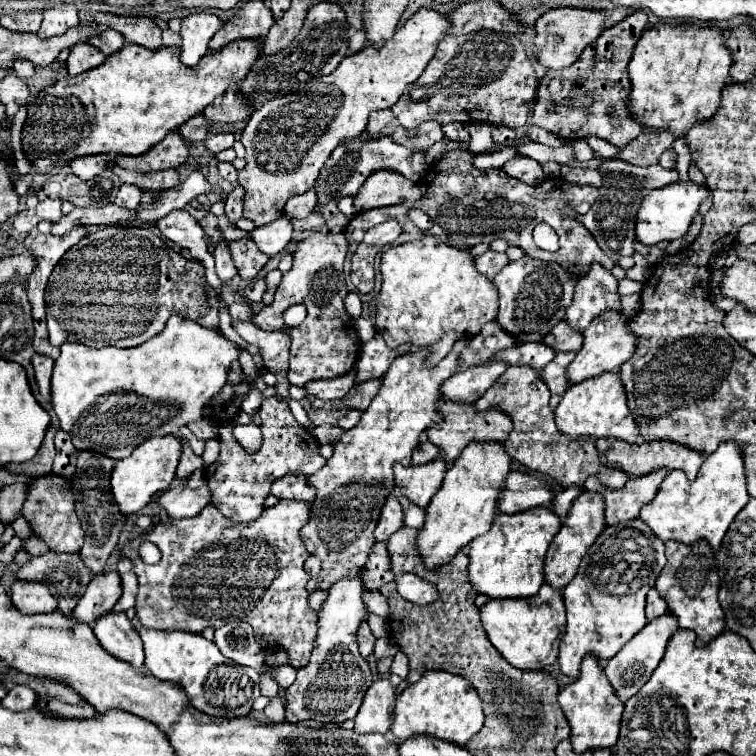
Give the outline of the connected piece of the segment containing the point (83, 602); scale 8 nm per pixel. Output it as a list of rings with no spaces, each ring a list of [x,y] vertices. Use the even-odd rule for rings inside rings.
[[[116,572],[100,574],[92,578],[92,582],[86,586],[86,592],[82,594],[76,608],[72,610],[72,618],[92,626],[100,616],[112,610],[120,594],[122,594],[120,576]]]

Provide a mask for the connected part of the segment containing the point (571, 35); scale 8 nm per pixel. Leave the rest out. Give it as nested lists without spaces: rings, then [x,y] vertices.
[[[580,8],[550,10],[536,20],[536,26],[534,26],[534,32],[536,32],[534,56],[546,68],[554,68],[554,70],[568,68],[570,64],[574,64],[578,60],[582,50],[602,34],[602,30],[604,30],[604,12],[580,10]]]

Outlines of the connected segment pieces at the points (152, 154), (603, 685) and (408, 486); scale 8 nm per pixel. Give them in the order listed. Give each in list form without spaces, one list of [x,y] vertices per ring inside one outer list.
[[[178,132],[166,134],[154,148],[140,156],[114,156],[112,162],[132,172],[158,172],[178,168],[188,158],[186,140]]]
[[[584,658],[580,678],[568,684],[560,696],[558,702],[570,722],[572,734],[570,742],[574,746],[574,752],[582,754],[586,750],[600,750],[600,748],[612,748],[618,740],[620,730],[620,718],[624,710],[624,702],[616,698],[616,694],[610,690],[610,682],[596,658]]]
[[[436,460],[428,466],[394,466],[396,476],[396,488],[402,496],[406,496],[410,502],[414,502],[420,508],[426,508],[432,500],[432,496],[442,486],[446,472],[446,462]]]

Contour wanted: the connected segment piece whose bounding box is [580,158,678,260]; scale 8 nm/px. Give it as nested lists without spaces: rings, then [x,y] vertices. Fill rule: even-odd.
[[[606,160],[600,164],[600,172],[604,178],[604,184],[600,188],[600,196],[596,198],[594,206],[580,216],[580,222],[588,228],[588,232],[596,238],[598,246],[604,250],[604,254],[612,260],[618,260],[622,256],[634,254],[634,230],[632,230],[632,218],[636,218],[636,206],[640,206],[640,198],[648,194],[654,188],[664,188],[666,184],[674,182],[672,176],[678,176],[676,170],[664,170],[662,166],[632,166],[622,160]]]

